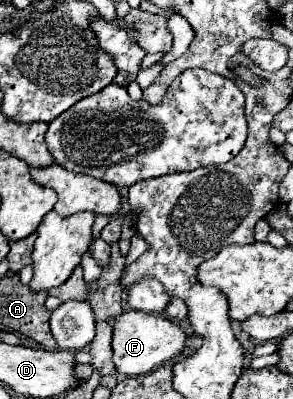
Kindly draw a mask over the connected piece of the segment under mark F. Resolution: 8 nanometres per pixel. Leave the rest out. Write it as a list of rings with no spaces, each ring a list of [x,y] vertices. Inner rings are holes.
[[[125,311],[119,317],[109,319],[109,323],[113,327],[113,365],[117,373],[123,373],[127,377],[145,375],[157,369],[165,361],[177,357],[187,345],[187,335],[183,333],[183,329],[161,315],[145,311]]]

